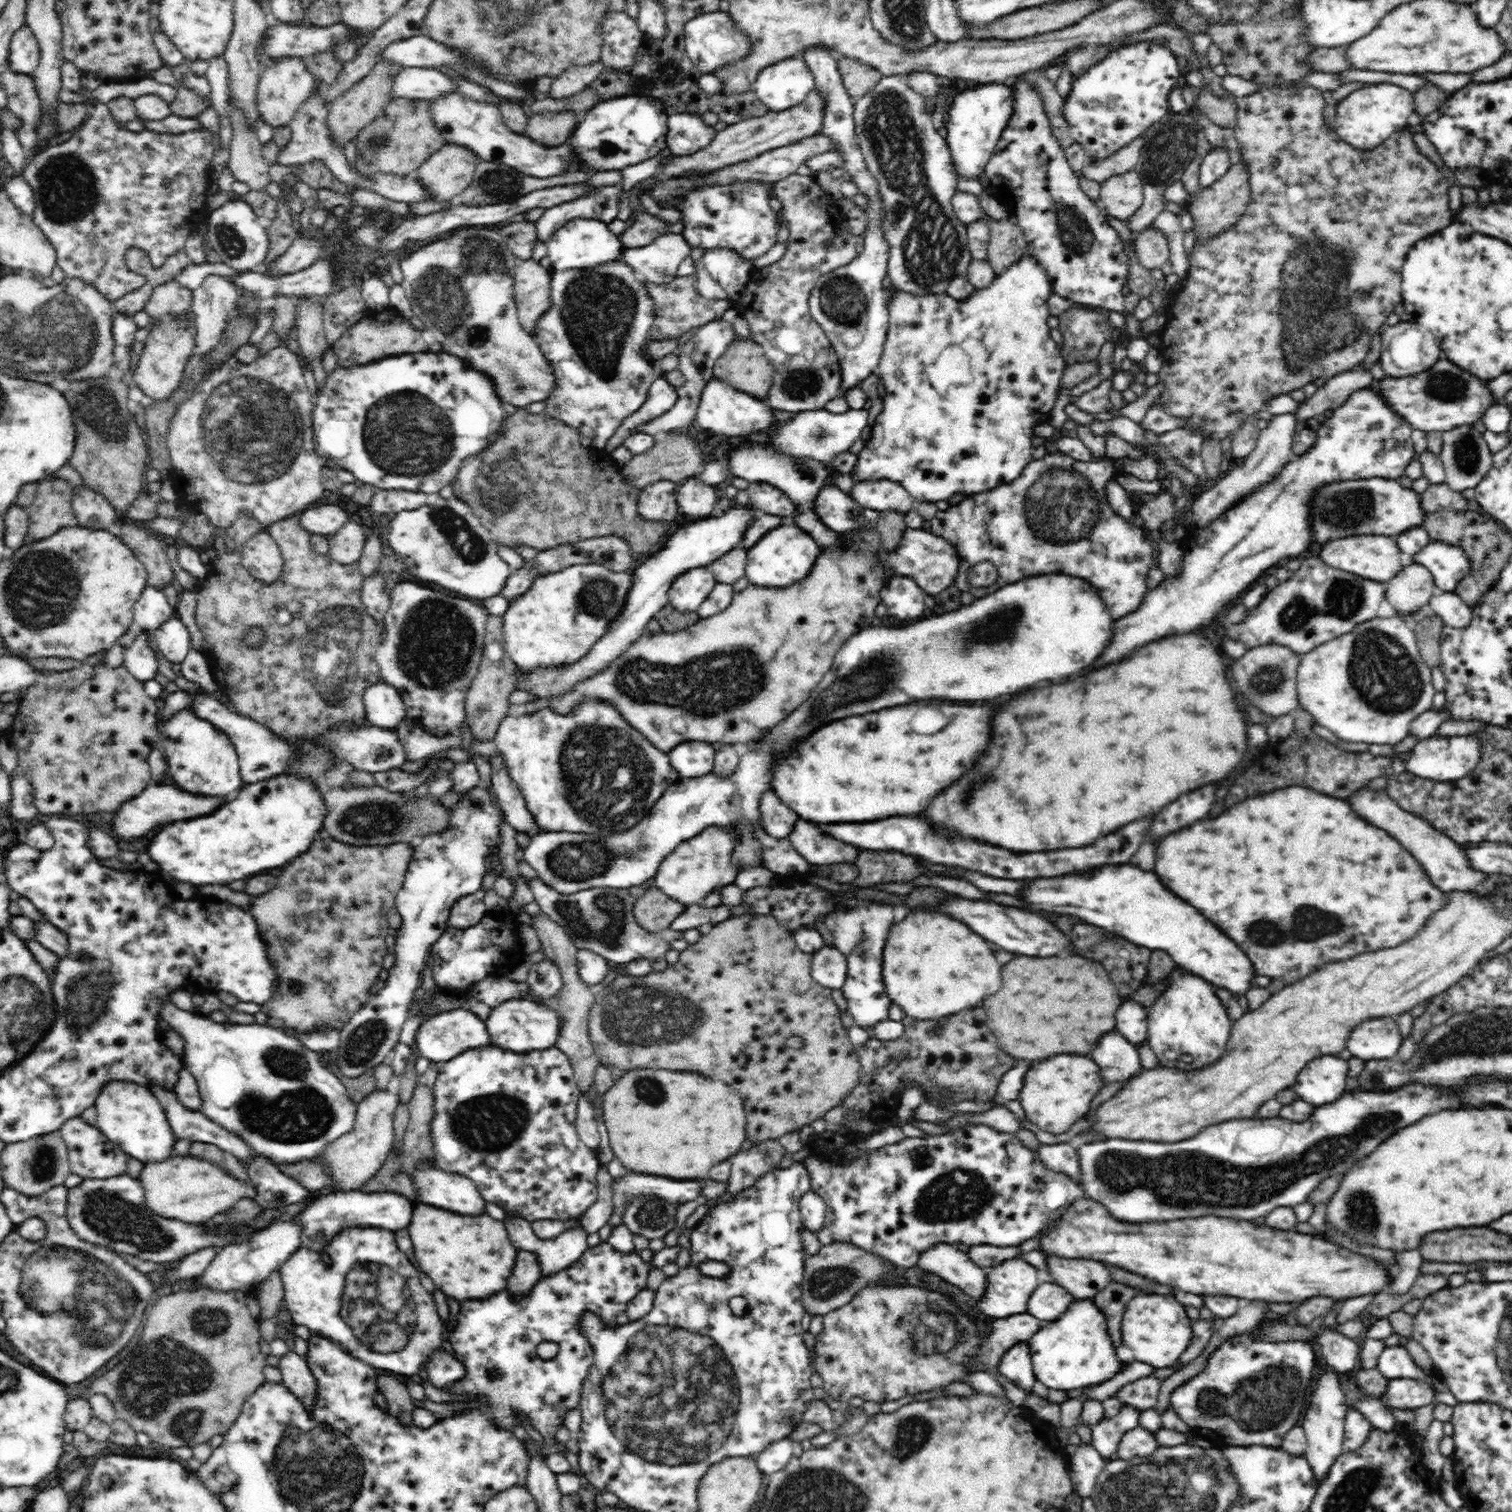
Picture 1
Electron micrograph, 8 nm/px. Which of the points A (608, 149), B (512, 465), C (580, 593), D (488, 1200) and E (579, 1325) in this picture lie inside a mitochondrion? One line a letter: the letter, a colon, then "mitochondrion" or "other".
A: other
B: mitochondrion
C: mitochondrion
D: other
E: other

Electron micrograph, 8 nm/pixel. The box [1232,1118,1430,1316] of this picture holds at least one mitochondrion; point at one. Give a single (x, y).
(1361, 1215)

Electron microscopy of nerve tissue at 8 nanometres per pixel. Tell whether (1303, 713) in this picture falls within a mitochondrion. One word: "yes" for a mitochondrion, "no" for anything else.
no

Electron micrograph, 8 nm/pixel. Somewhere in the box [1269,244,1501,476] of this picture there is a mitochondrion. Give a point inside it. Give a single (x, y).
(1445, 386)

